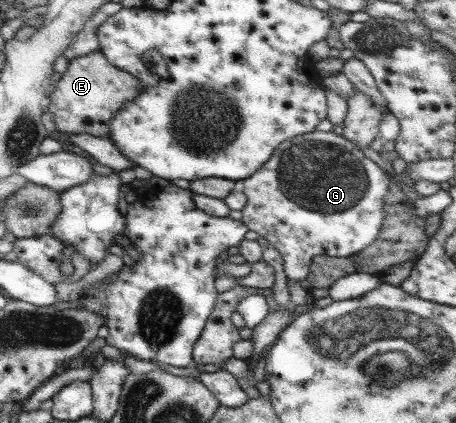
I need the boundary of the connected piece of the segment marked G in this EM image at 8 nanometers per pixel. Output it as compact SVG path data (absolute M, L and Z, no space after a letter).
M314 130L289 138L288 140L283 140L272 150L272 154L270 154L268 160L258 170L237 184L242 194L247 198L246 204L244 204L241 210L242 216L239 221L244 224L244 227L248 231L255 232L258 237L266 240L269 246L278 250L283 260L282 266L286 278L295 281L304 279L306 274L308 274L309 264L313 256L322 254L331 257L346 258L356 254L356 252L360 252L370 242L374 241L380 231L380 224L382 224L382 200L384 200L384 196L388 192L388 179L386 179L384 171L376 163L364 157L364 154L354 146L354 143L347 141L344 137L334 134L332 131L324 132L320 130Z

